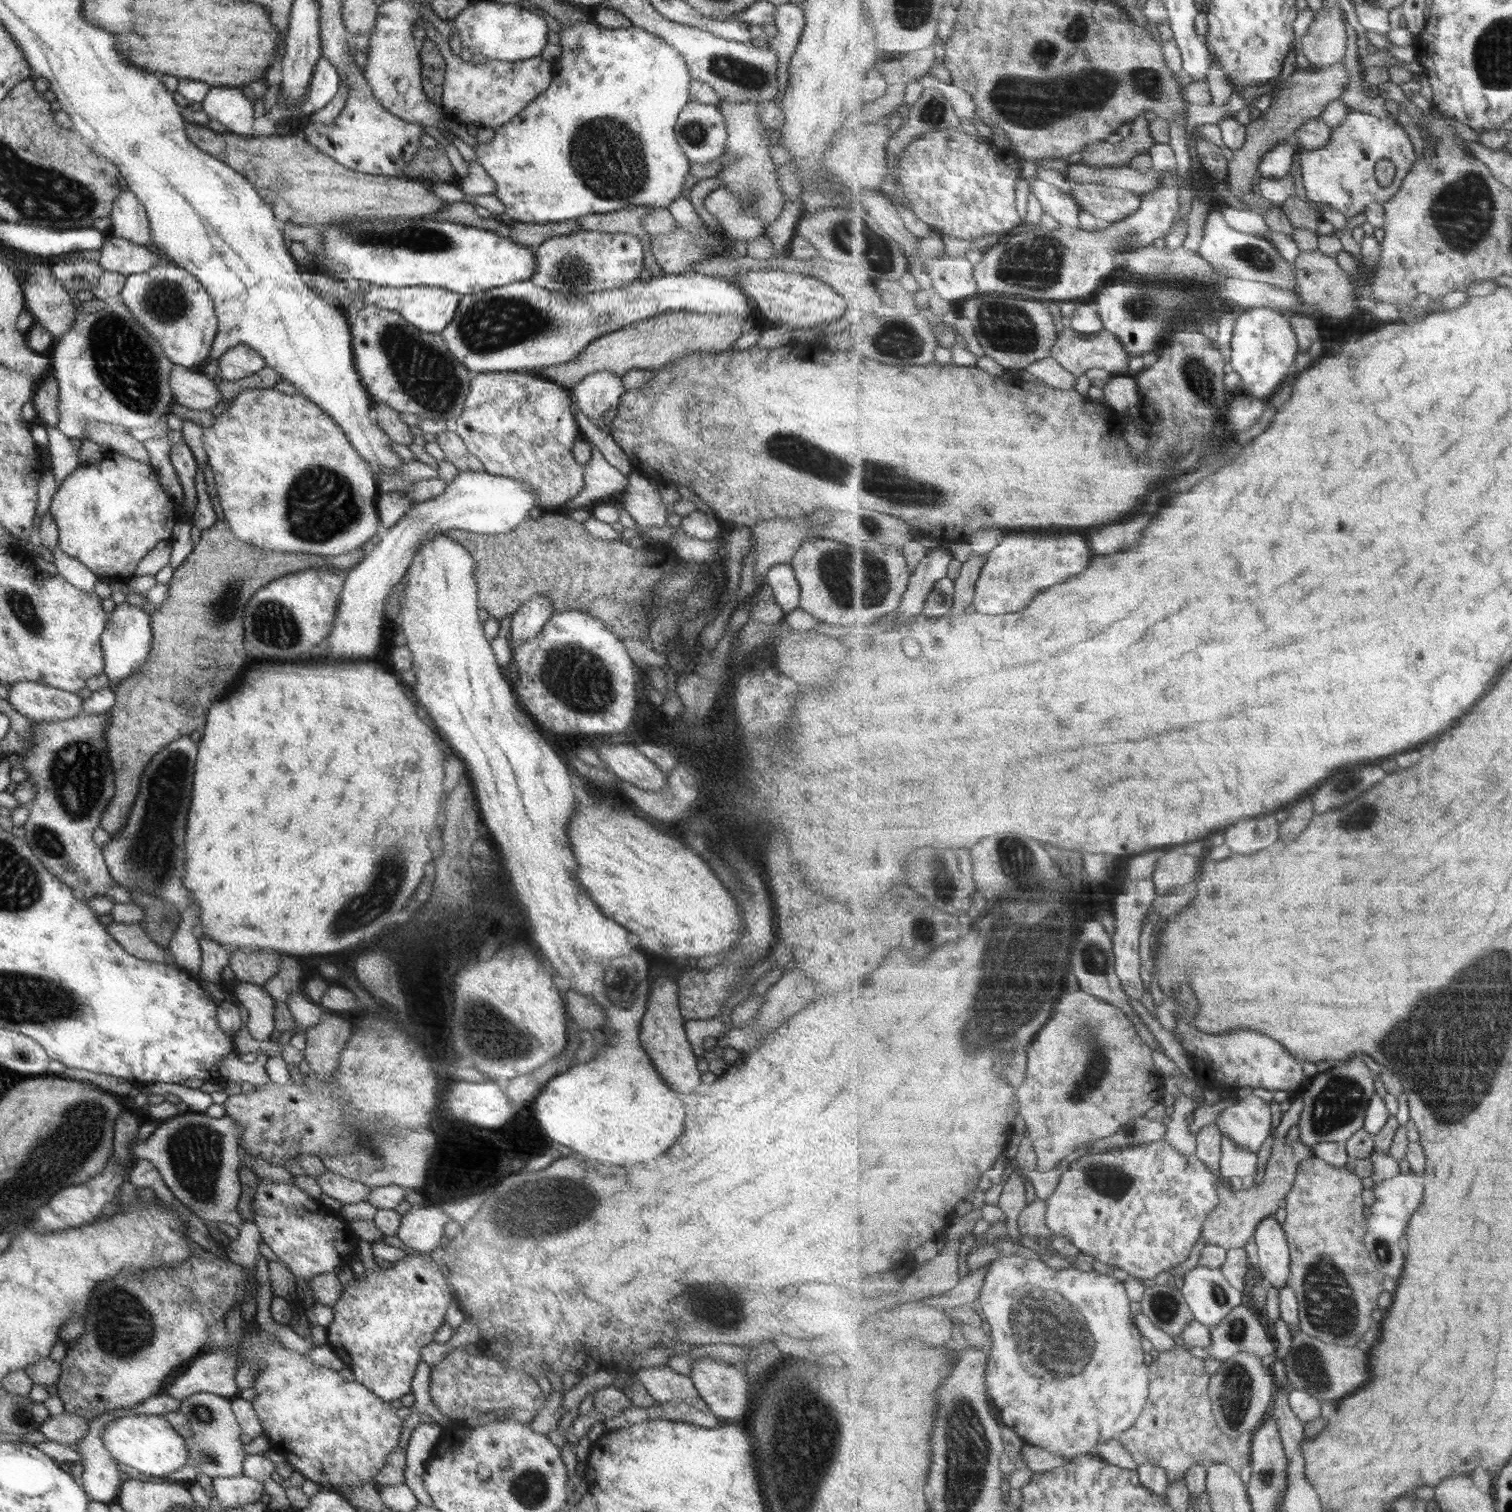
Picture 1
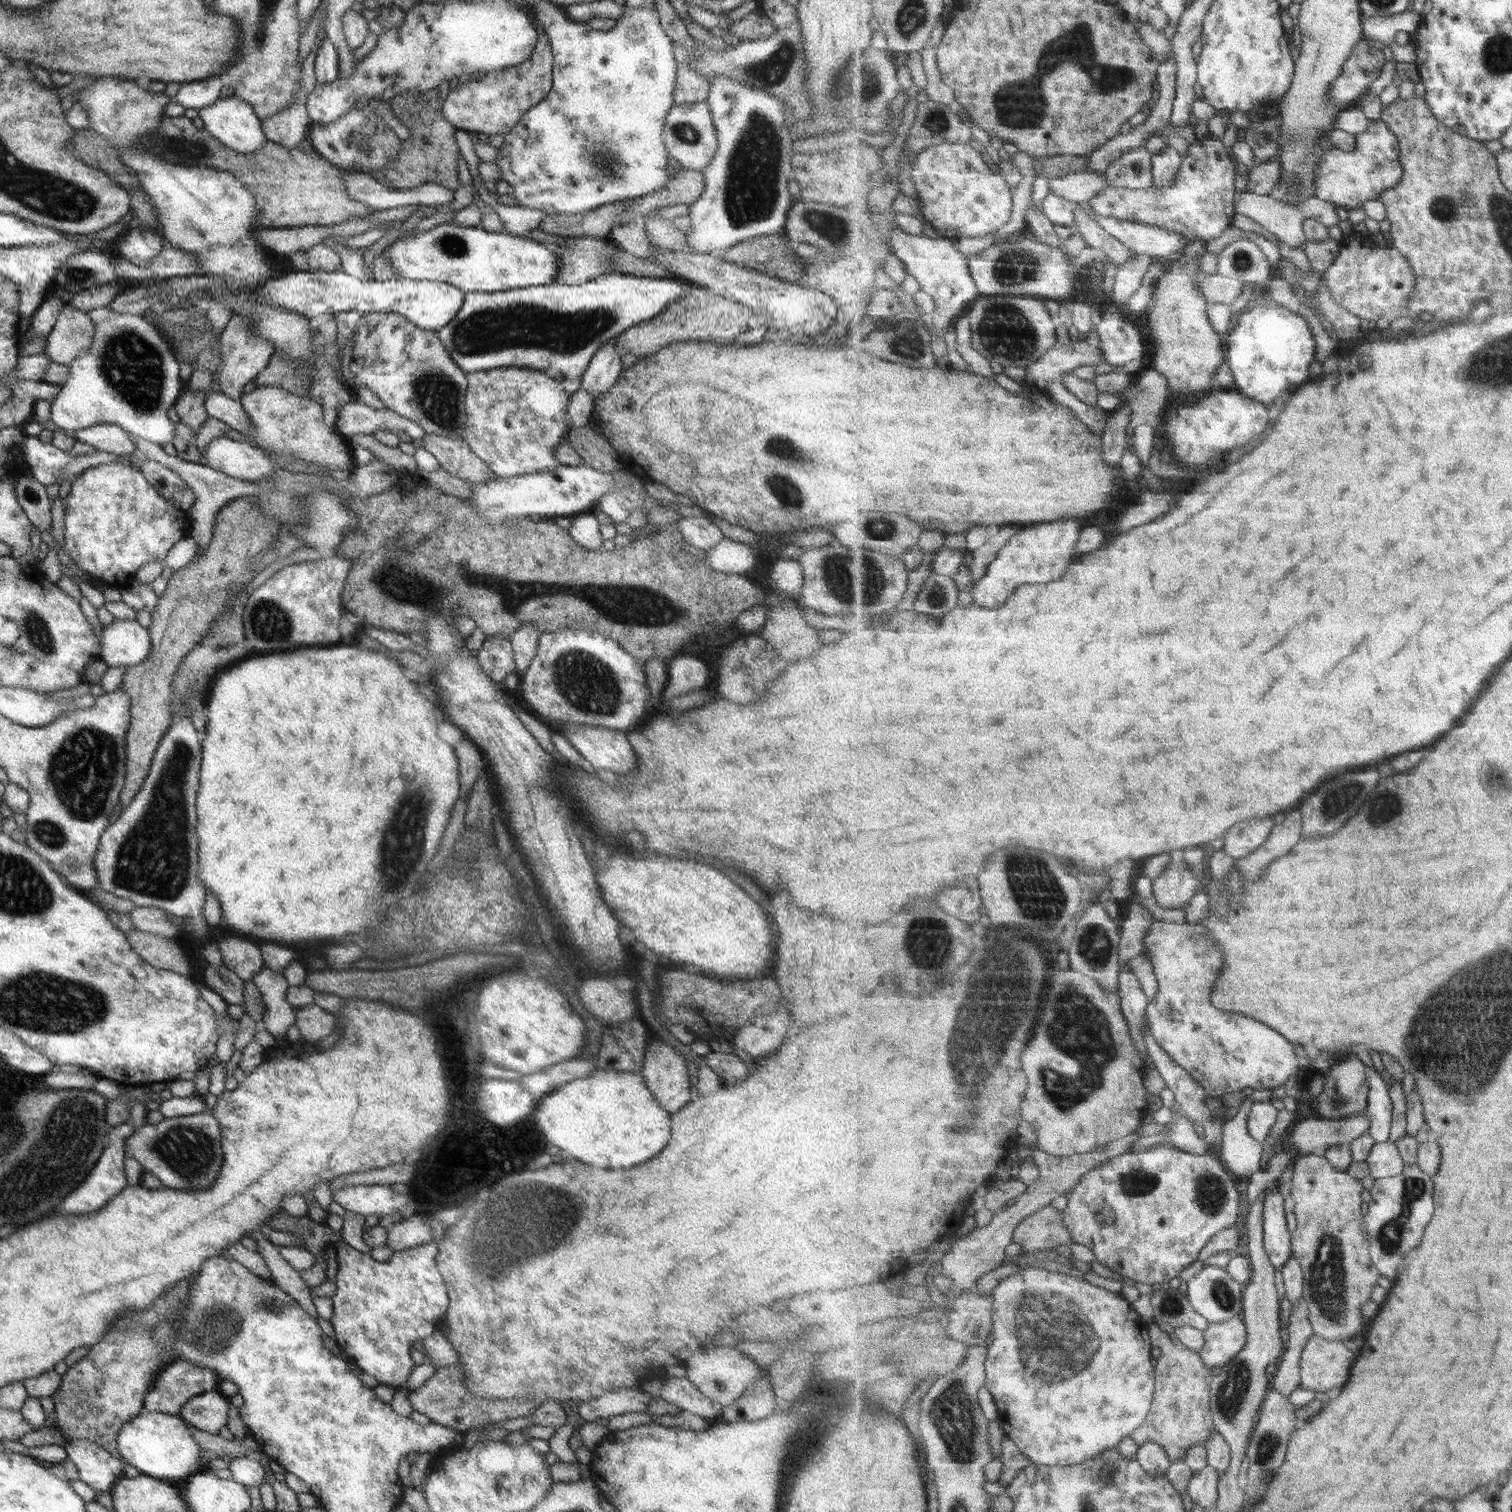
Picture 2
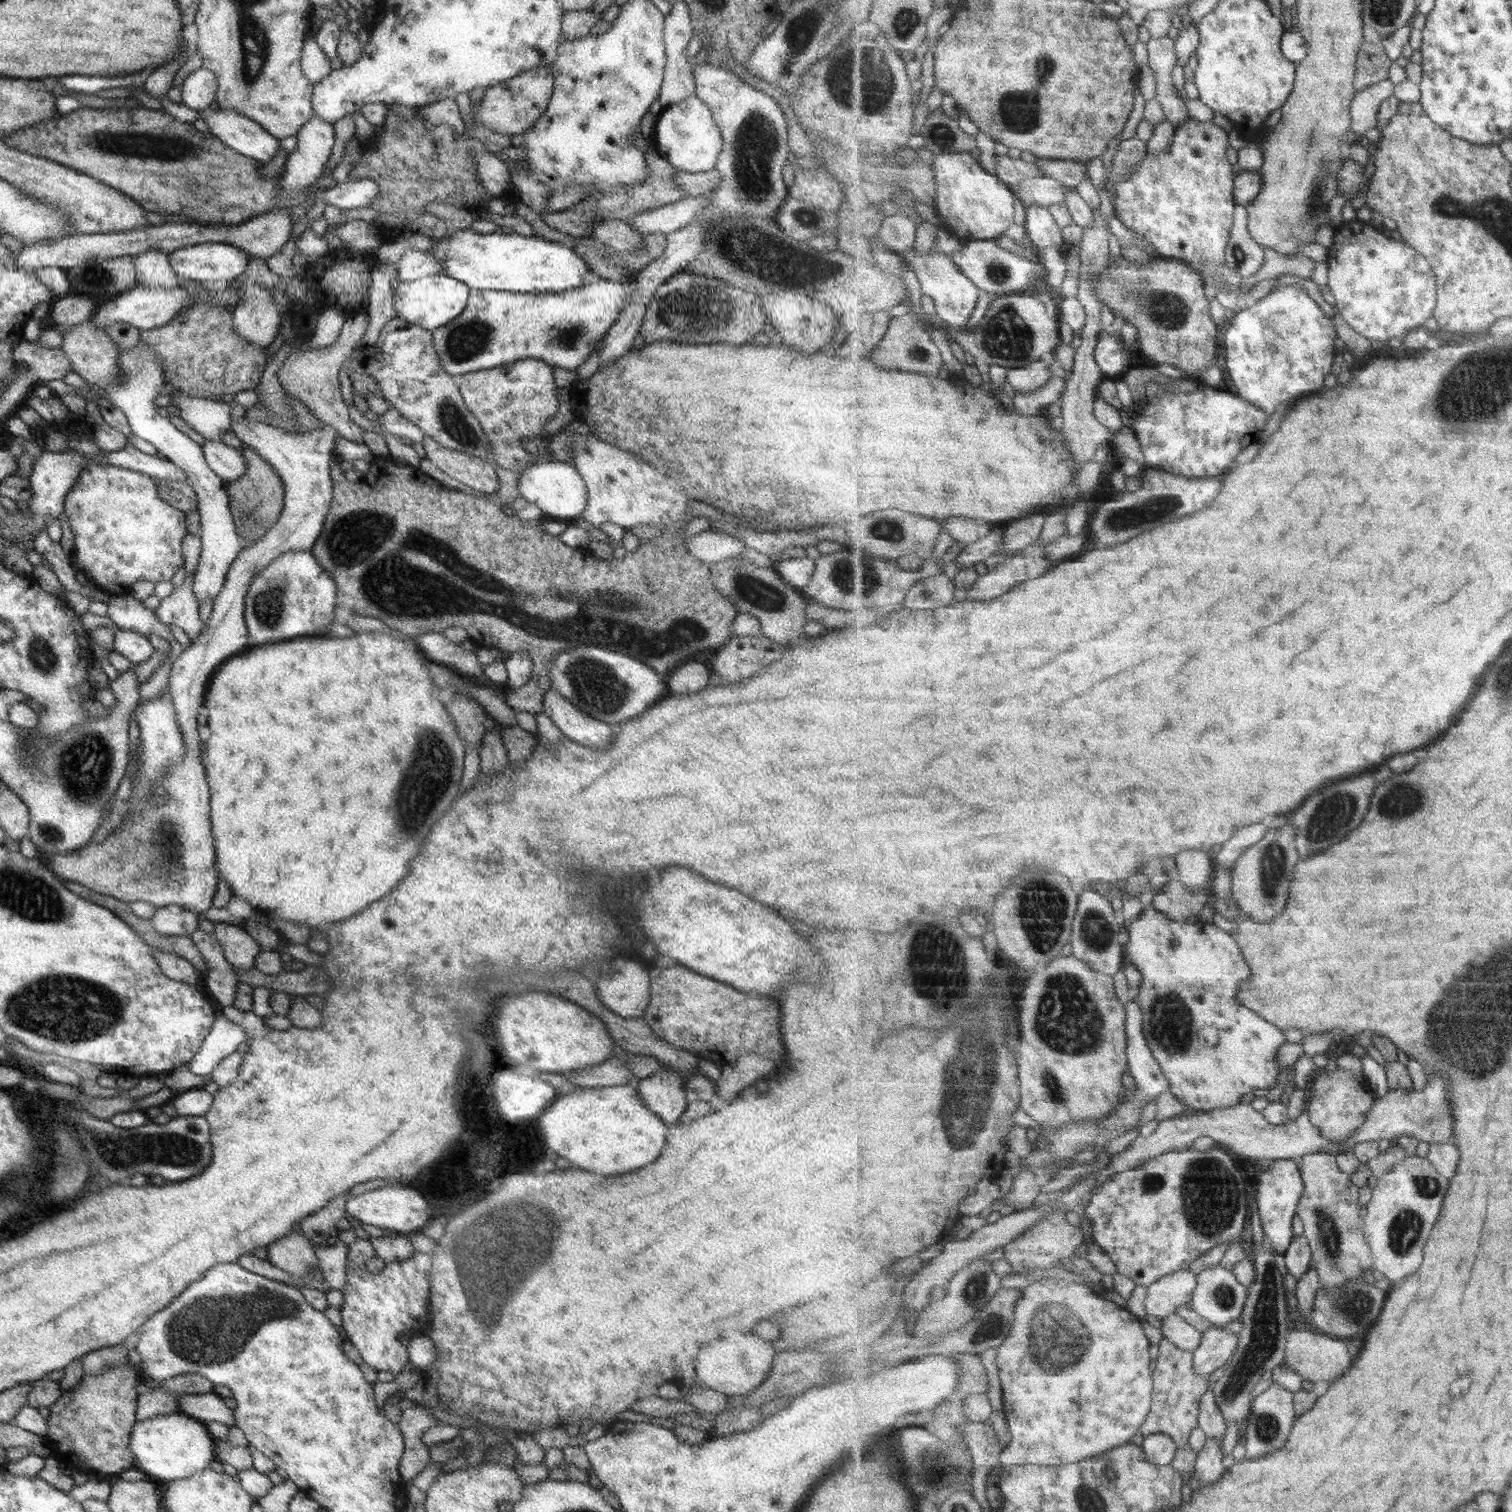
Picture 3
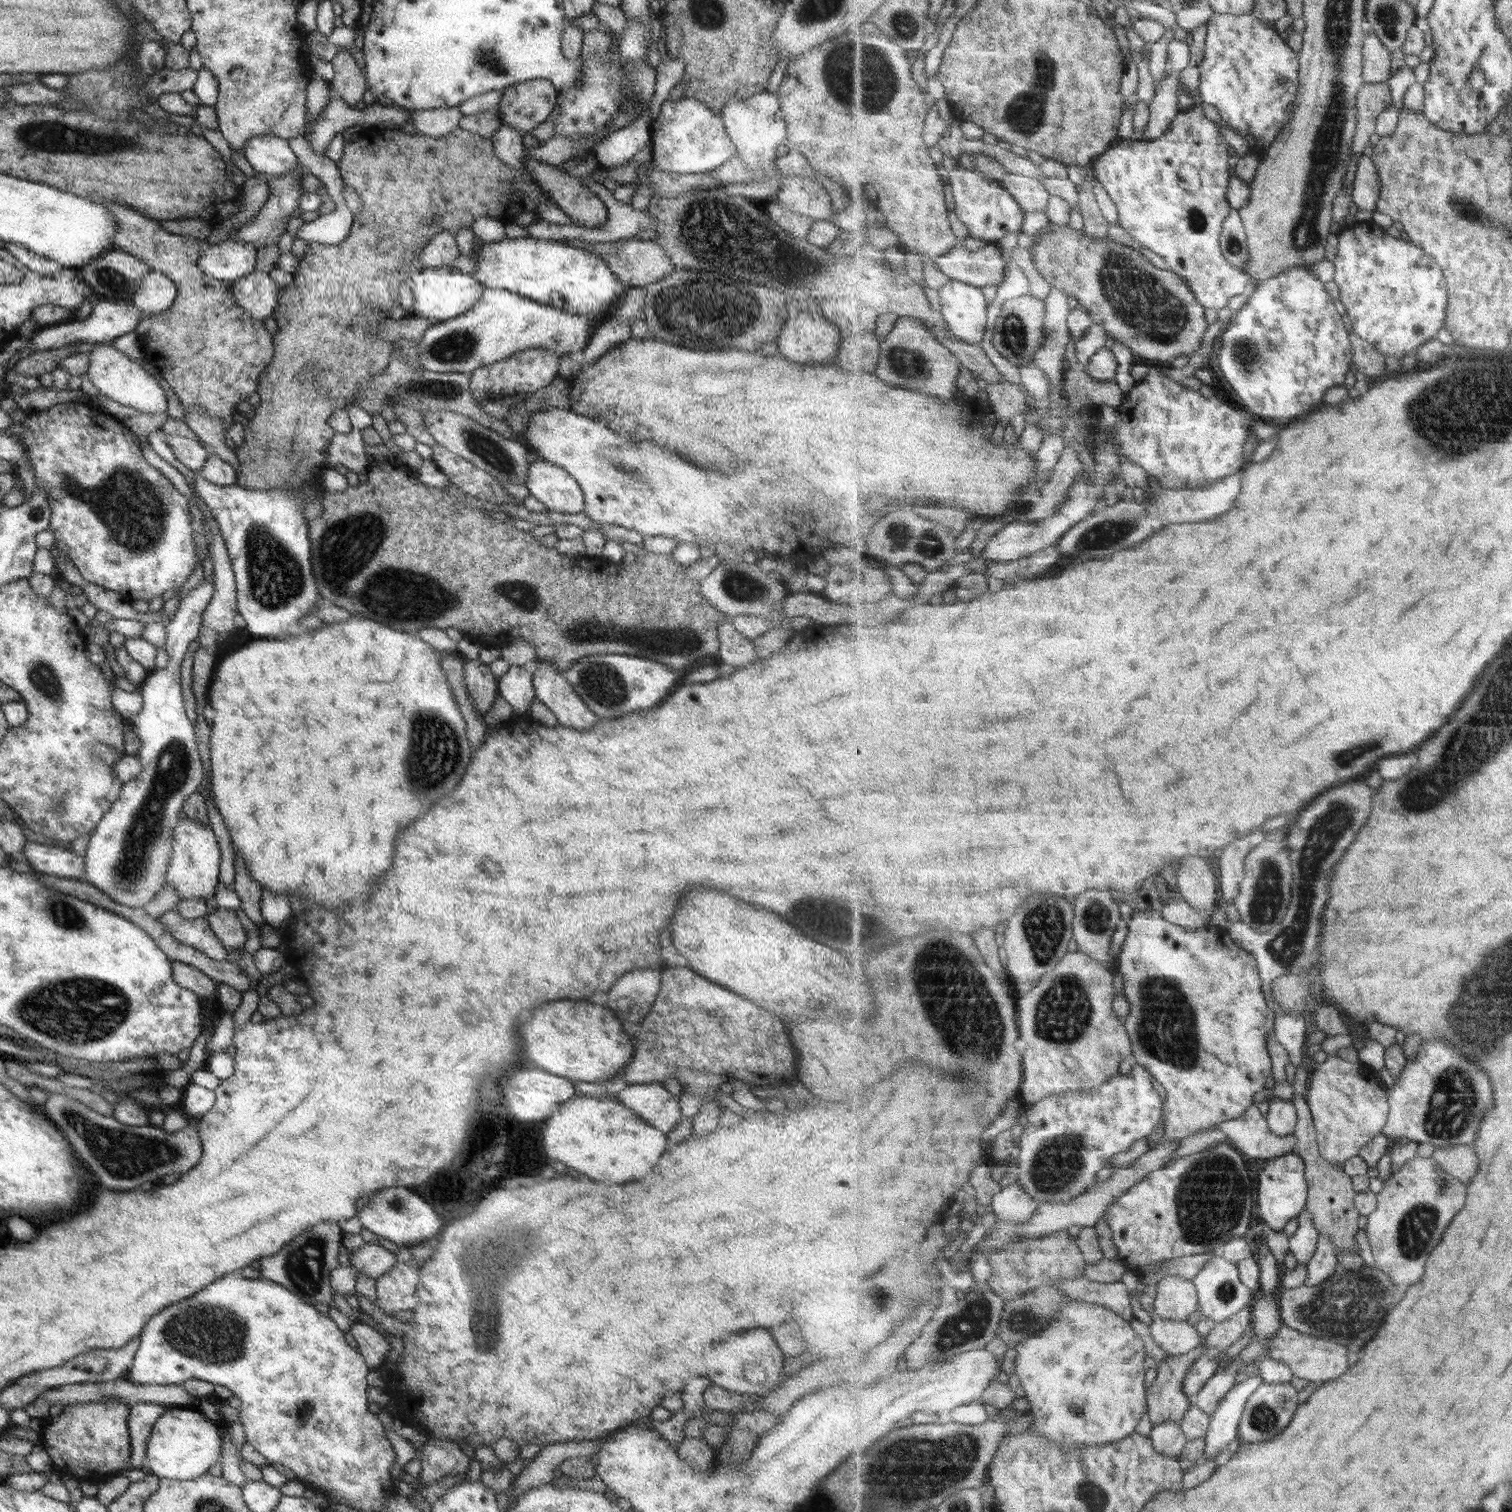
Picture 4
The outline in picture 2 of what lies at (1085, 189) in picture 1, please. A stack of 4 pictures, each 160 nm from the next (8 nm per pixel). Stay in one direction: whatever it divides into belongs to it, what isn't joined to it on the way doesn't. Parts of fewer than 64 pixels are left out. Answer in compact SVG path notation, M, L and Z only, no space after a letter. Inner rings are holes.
M1208 134L1207 138L1195 138L1195 142L1186 150L1185 162L1182 164L1178 178L1170 187L1134 188L1134 189L1107 189L1100 191L1088 204L1099 214L1107 217L1117 217L1124 221L1153 224L1180 232L1191 242L1199 239L1203 242L1217 240L1227 228L1232 226L1235 218L1235 163L1229 158L1226 145Z

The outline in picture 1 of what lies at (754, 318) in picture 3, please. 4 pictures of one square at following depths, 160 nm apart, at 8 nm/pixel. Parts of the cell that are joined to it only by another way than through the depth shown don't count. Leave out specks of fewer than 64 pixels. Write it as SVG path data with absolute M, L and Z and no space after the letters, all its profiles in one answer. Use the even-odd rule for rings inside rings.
M666 310L651 318L644 318L629 326L608 332L594 340L574 360L538 368L533 374L541 376L564 390L570 391L582 378L597 371L609 371L621 378L629 369L655 370L669 361L678 359L691 352L708 351L720 353L734 347L735 340L741 336L741 326L745 316L737 313L704 315L695 311Z

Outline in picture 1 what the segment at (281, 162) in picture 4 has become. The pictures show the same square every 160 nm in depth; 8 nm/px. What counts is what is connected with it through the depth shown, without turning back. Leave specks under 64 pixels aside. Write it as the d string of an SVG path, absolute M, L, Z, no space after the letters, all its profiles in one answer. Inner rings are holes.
M211 87L208 89L205 98L201 101L201 108L207 115L208 120L217 120L217 122L223 125L227 133L243 137L253 136L253 123L255 119L253 105L241 93L241 88Z

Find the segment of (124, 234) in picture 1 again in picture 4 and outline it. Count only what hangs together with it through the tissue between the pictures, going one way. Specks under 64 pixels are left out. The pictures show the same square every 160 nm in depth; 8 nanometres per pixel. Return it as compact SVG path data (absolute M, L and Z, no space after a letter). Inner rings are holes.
M152 270L140 280L131 303L141 317L149 317L167 310L173 304L175 295L175 285L158 270Z

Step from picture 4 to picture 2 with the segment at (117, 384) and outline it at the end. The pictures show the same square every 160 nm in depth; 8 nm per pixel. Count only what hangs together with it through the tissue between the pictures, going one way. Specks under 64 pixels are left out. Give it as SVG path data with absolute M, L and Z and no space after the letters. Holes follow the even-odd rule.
M67 302L62 303L64 306L61 314L46 336L47 343L43 352L50 358L52 364L65 365L91 346L94 325L86 313L68 306Z

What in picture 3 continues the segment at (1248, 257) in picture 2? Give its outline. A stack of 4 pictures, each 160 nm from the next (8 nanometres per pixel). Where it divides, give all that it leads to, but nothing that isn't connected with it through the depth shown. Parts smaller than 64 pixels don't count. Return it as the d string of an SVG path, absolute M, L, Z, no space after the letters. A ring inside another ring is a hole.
M1238 205L1234 212L1234 225L1226 248L1228 265L1244 277L1259 272L1265 262L1266 250L1251 236L1248 229L1248 210Z

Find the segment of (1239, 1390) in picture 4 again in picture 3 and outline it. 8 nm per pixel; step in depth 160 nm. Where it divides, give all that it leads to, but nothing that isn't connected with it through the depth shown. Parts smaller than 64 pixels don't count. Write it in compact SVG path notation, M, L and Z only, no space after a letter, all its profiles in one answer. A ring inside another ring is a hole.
M1208 1438L1204 1449L1198 1454L1195 1474L1199 1479L1200 1487L1207 1488L1215 1484L1226 1472L1221 1452L1221 1441Z

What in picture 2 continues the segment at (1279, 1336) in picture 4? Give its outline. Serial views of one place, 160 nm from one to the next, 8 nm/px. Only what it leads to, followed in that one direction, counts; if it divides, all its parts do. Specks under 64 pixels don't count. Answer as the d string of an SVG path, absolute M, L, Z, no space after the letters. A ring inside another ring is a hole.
M1315 1333L1305 1345L1300 1361L1301 1386L1313 1392L1327 1394L1332 1388L1341 1388L1351 1376L1355 1354L1343 1341L1330 1341Z

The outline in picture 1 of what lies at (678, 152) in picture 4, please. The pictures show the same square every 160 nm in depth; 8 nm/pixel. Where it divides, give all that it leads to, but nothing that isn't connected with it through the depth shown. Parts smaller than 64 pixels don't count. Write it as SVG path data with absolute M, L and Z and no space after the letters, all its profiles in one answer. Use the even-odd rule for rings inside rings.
M687 102L673 125L675 142L696 166L715 160L724 150L726 132L721 113L712 104Z

